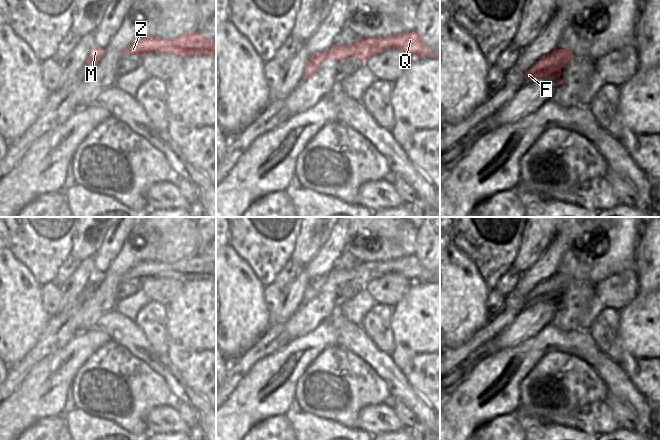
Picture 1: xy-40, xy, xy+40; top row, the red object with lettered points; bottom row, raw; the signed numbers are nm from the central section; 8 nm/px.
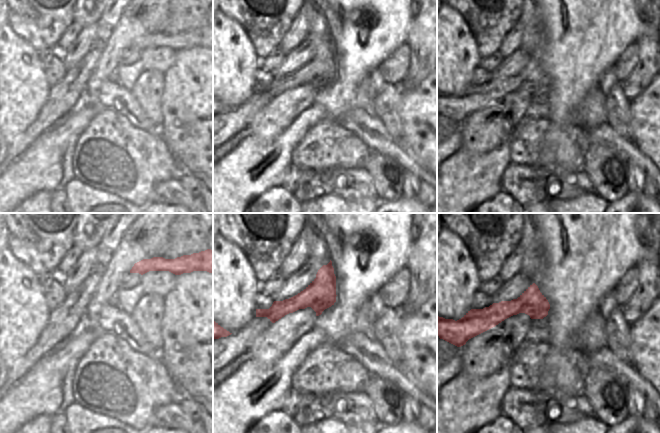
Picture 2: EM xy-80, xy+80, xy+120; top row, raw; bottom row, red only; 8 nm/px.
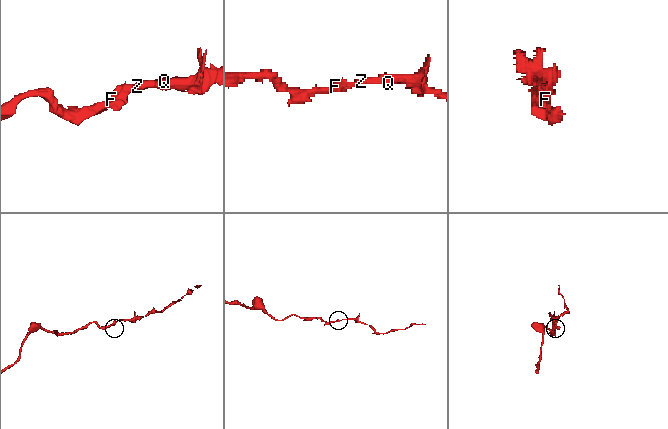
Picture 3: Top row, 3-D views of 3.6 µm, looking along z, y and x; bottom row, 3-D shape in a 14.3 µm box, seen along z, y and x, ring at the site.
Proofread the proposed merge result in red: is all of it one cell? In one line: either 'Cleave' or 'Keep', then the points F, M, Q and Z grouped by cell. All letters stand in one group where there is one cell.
Keep. Groups: F M Q Z

